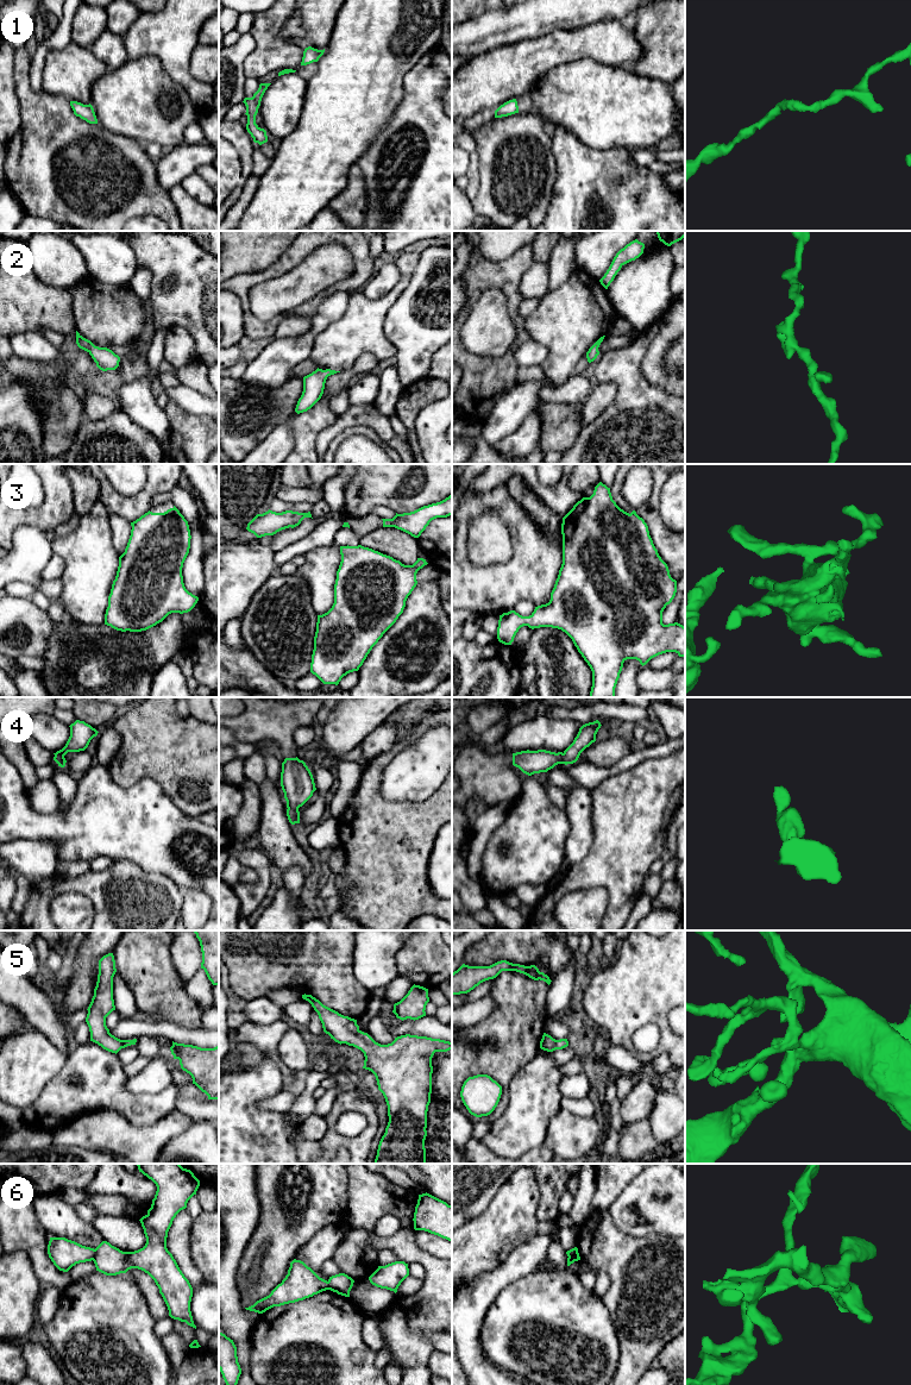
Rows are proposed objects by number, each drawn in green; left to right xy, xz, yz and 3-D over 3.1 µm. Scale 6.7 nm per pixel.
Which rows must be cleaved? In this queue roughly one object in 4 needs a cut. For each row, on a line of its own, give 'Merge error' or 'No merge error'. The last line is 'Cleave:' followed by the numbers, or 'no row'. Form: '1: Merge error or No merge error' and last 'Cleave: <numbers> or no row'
1: No merge error
2: No merge error
3: No merge error
4: No merge error
5: No merge error
6: Merge error
Cleave: 6

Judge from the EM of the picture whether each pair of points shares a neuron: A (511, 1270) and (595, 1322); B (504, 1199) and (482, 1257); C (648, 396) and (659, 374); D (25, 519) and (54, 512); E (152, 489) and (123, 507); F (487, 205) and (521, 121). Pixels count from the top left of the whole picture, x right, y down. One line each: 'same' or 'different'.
A: different
B: same
C: different
D: same
E: same
F: same

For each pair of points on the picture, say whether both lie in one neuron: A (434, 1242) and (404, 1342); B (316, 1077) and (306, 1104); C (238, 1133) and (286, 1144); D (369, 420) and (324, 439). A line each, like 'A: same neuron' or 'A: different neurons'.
A: different neurons
B: same neuron
C: same neuron
D: same neuron

